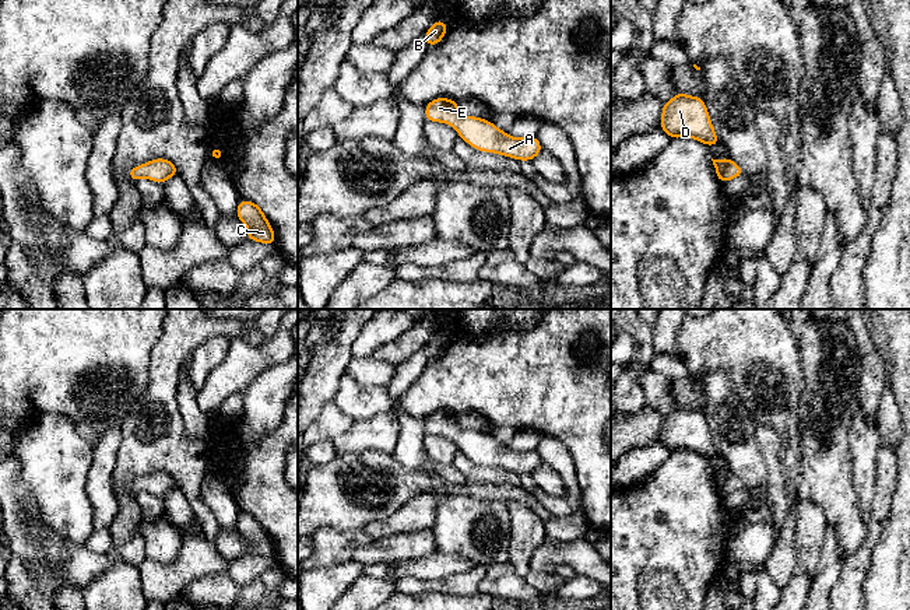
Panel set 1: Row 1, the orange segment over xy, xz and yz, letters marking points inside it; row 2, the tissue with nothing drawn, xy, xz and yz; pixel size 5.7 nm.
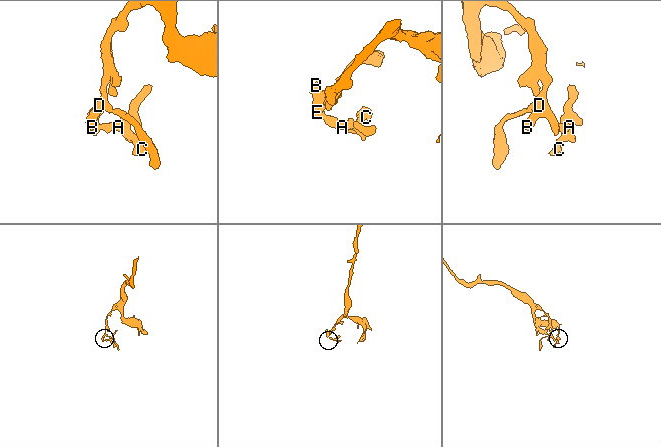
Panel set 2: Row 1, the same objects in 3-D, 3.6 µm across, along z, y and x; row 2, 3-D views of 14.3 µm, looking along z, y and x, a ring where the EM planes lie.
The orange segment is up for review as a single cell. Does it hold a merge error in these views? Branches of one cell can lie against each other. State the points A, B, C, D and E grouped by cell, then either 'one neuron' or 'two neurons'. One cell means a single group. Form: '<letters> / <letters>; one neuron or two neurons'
A B C D E; one neuron

